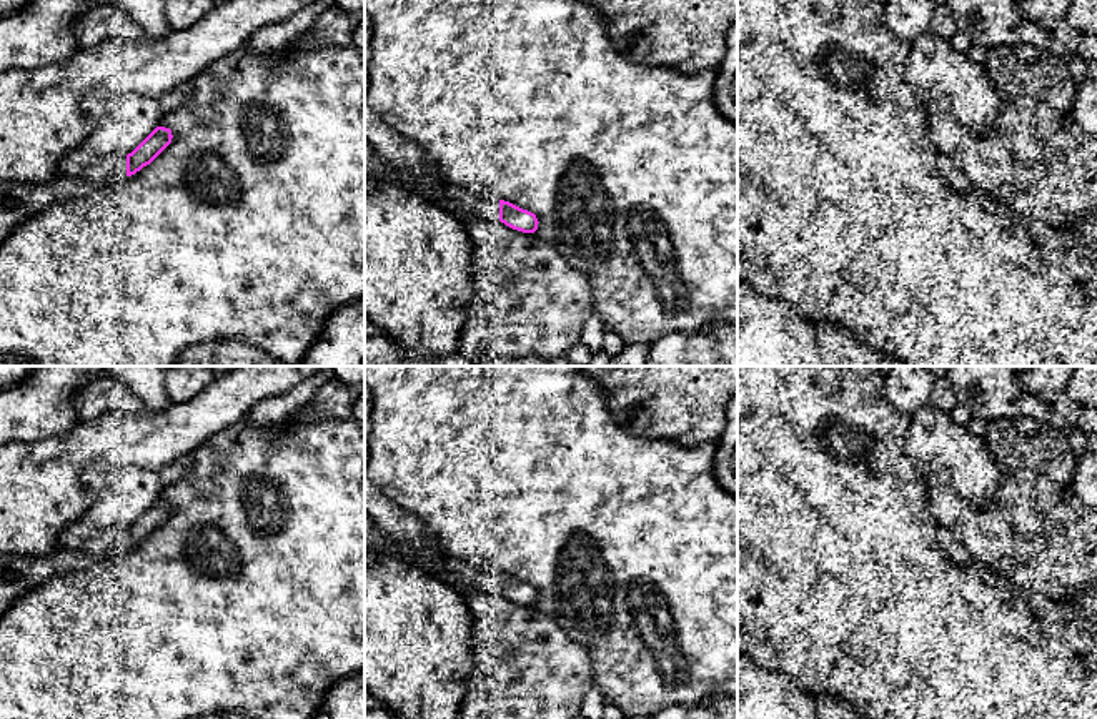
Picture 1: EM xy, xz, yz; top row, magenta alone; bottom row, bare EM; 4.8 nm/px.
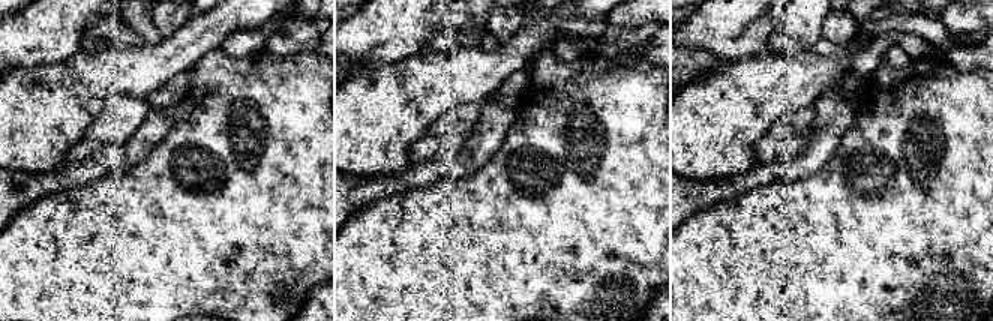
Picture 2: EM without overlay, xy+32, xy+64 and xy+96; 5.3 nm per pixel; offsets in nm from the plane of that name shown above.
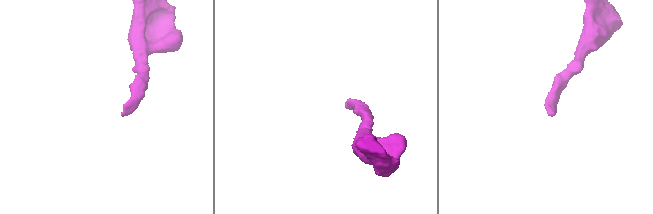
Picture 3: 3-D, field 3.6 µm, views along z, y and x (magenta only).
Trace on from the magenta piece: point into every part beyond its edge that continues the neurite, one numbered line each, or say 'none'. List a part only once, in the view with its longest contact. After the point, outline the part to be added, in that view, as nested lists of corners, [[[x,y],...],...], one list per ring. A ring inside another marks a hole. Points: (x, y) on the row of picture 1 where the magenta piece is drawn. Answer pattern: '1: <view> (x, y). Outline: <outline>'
1: xy (19, 202). Outline: [[[127,155],[98,160],[77,176],[57,175],[43,183],[0,180],[0,245],[25,220],[53,205],[82,198],[102,185],[127,176]]]

